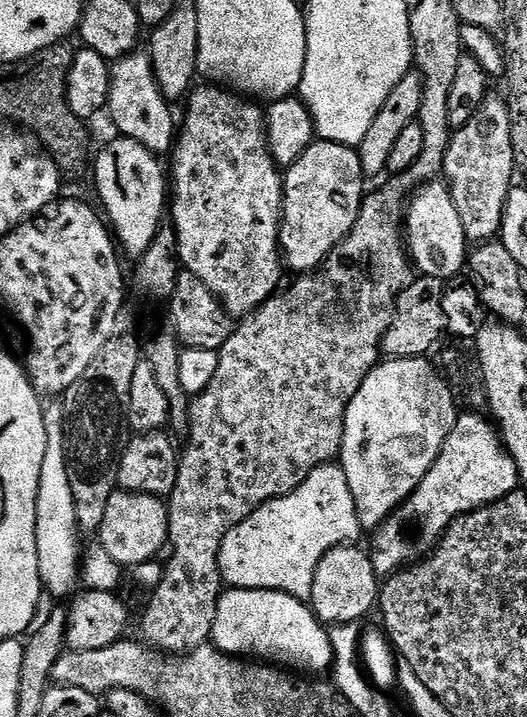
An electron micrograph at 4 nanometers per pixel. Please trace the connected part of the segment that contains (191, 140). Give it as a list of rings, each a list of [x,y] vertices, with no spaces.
[[[219,86],[204,87],[208,88],[197,87],[187,97],[186,105],[188,104],[188,109],[184,112],[184,120],[182,116],[176,142],[170,153],[170,159],[172,159],[172,168],[170,164],[170,224],[176,230],[176,246],[181,265],[187,271],[194,273],[208,287],[209,291],[214,293],[221,308],[229,317],[243,318],[263,306],[268,299],[276,295],[281,287],[280,217],[284,214],[284,177],[276,159],[273,158],[272,152],[268,148],[268,126],[265,109],[259,103],[231,90],[225,90]]]

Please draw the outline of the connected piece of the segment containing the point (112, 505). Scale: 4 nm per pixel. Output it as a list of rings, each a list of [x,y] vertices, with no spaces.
[[[117,490],[106,505],[98,540],[114,562],[131,566],[155,561],[168,544],[168,505],[161,497]]]

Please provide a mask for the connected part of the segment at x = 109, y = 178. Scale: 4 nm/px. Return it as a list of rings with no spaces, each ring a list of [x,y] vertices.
[[[115,138],[100,153],[95,153],[94,164],[96,160],[96,192],[100,195],[100,200],[104,203],[103,215],[107,223],[114,229],[115,239],[119,247],[132,255],[132,258],[138,258],[154,242],[154,234],[158,234],[163,218],[166,216],[166,168],[159,164],[157,153],[146,150],[133,140]]]

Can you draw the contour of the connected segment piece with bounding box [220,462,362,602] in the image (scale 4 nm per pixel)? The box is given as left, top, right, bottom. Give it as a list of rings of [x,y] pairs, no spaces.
[[[339,463],[323,464],[315,468],[289,496],[279,496],[263,504],[246,522],[238,522],[220,547],[220,578],[229,589],[256,588],[258,591],[278,591],[292,595],[303,602],[311,601],[314,574],[318,570],[318,562],[330,550],[340,544],[351,544],[359,541],[362,535],[360,519],[354,506],[354,494],[350,494],[350,486],[346,482],[346,474]]]

